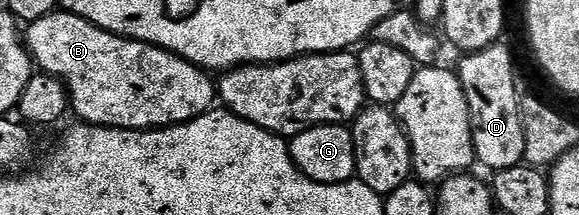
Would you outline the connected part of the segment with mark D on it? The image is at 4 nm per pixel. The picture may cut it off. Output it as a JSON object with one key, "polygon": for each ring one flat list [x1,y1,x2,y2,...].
{"polygon":[[496,42,480,52,464,55,458,66,459,81,469,102,475,159,481,165,500,172,524,163,525,130,519,109,520,85,515,85,515,60,503,42]]}

